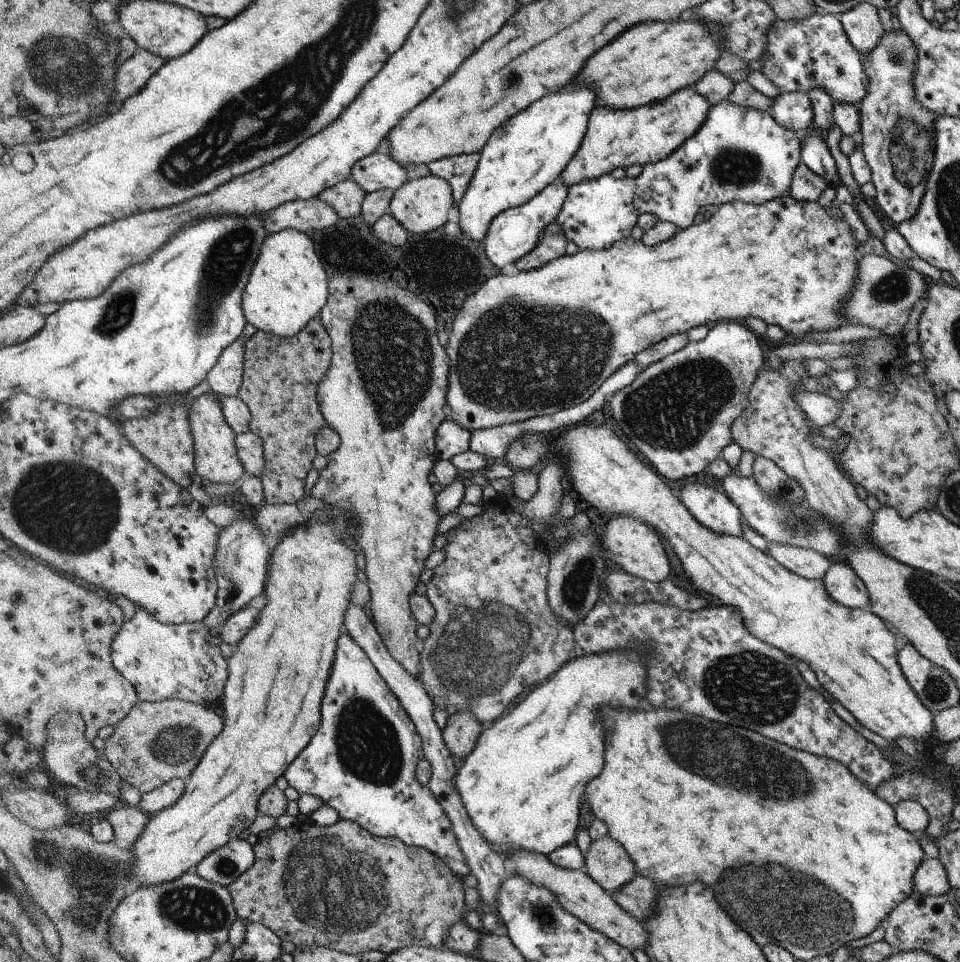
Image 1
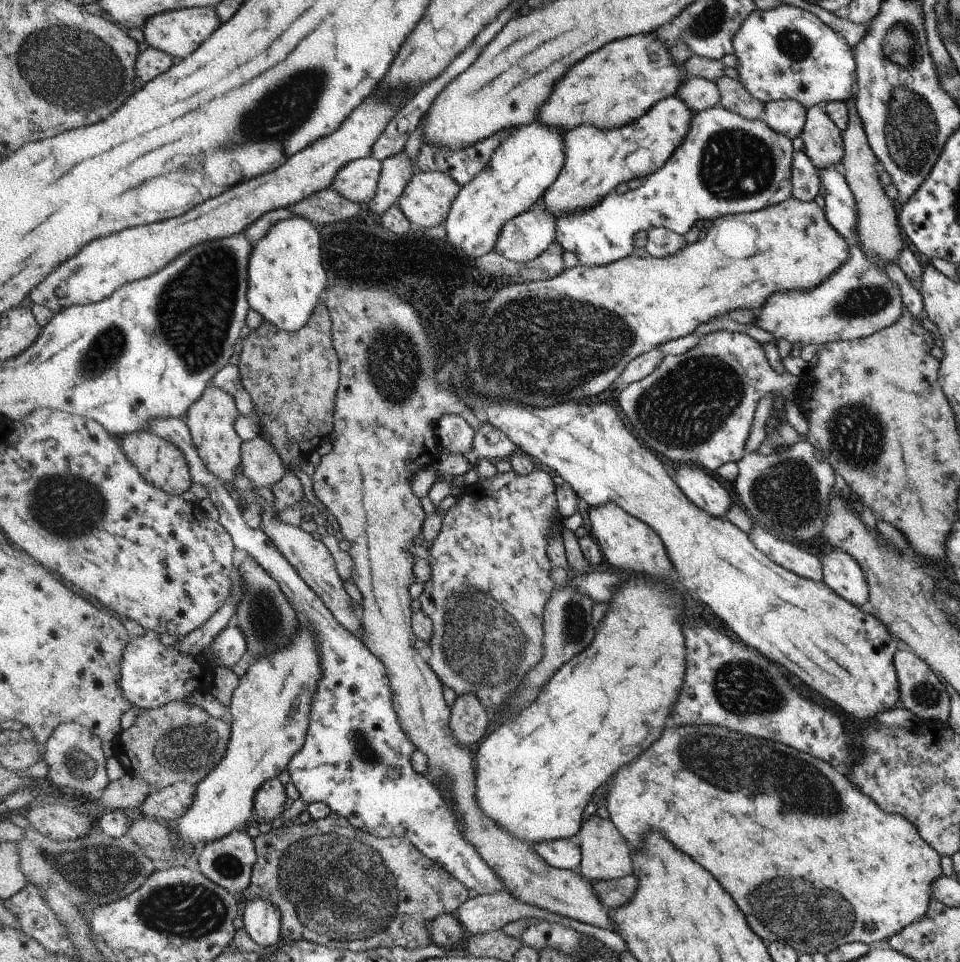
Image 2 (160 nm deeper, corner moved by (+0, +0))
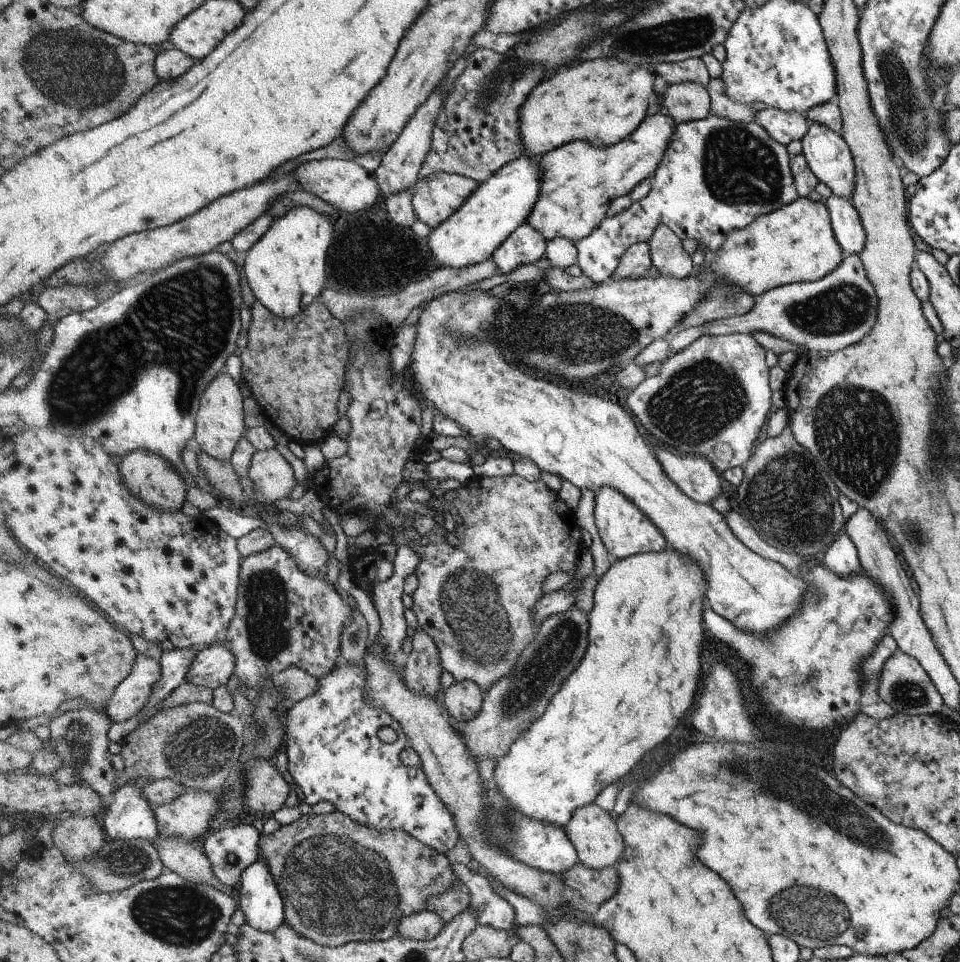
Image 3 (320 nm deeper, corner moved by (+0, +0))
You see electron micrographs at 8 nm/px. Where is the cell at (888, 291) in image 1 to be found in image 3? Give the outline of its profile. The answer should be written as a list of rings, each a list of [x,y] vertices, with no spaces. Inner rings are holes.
[[[844,255],[841,264],[824,278],[769,290],[755,299],[749,313],[704,323],[701,331],[710,336],[767,332],[792,344],[806,346],[810,352],[829,350],[833,353],[862,340],[871,331],[877,322],[877,302],[860,257]]]

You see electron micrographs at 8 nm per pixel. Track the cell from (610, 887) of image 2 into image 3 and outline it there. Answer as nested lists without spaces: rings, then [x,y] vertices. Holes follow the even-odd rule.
[[[580,860],[572,869],[565,870],[562,878],[566,888],[580,892],[586,902],[600,905],[617,892],[620,884],[620,874],[615,865],[593,869]]]

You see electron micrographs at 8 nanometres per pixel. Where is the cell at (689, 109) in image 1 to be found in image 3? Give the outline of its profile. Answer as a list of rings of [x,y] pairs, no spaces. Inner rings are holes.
[[[665,108],[652,117],[645,117],[627,139],[609,147],[598,147],[586,141],[574,141],[540,157],[541,194],[525,222],[536,228],[546,242],[556,237],[573,243],[589,236],[605,220],[610,202],[636,189],[660,166],[676,123]]]

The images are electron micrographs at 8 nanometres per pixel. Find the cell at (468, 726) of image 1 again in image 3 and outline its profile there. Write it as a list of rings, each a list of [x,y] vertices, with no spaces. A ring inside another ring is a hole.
[[[455,680],[443,690],[440,698],[458,722],[472,721],[482,710],[484,691],[473,680]]]

